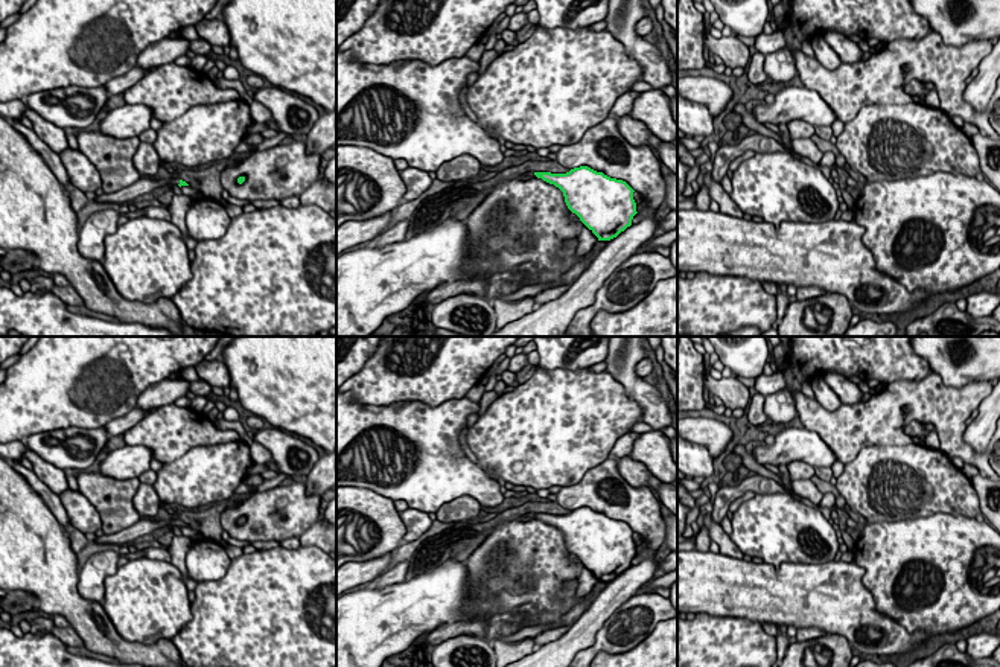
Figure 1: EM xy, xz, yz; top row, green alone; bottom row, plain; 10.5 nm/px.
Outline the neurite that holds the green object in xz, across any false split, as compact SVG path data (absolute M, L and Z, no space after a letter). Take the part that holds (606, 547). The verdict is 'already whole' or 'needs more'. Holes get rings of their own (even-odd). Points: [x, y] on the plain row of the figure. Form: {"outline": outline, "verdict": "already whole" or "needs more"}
{"outline": "M588 507L566 515L534 513L563 533L568 550L598 579L610 582L632 566L636 553L633 530Z", "verdict": "already whole"}

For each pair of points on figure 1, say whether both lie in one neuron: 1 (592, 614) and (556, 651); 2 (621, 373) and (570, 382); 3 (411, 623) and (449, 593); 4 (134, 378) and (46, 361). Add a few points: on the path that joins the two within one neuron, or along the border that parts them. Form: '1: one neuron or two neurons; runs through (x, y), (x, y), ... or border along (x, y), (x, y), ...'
1: one neuron; runs through (588, 625), (566, 646)
2: two neurons; border along (605, 370), (635, 401)
3: one neuron; runs through (420, 614), (440, 594)
4: one neuron; runs through (113, 399), (108, 404), (89, 404), (67, 382)

